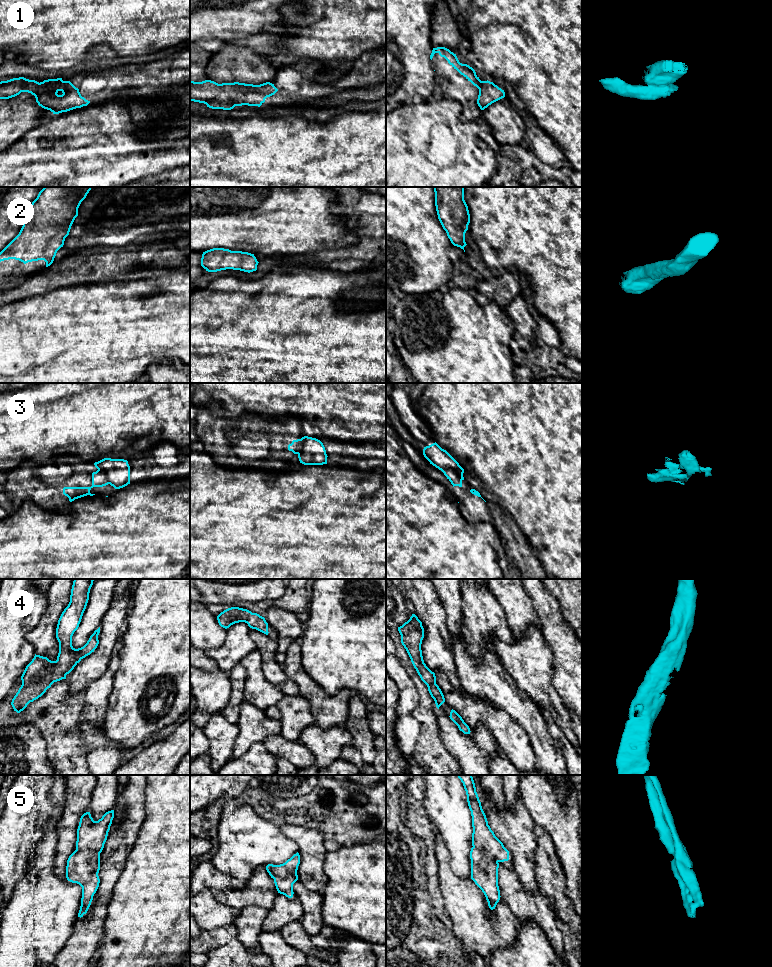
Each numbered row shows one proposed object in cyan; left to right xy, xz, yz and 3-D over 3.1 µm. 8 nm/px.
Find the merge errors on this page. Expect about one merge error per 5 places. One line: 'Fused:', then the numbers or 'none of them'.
Fused: 1, 3

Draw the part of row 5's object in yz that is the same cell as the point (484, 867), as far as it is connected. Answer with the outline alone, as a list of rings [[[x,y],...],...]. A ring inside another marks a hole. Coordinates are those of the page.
[[[457,775],[463,783],[472,816],[471,879],[482,890],[488,906],[495,909],[500,900],[499,863],[509,860],[509,851],[495,836],[476,792],[472,775]]]

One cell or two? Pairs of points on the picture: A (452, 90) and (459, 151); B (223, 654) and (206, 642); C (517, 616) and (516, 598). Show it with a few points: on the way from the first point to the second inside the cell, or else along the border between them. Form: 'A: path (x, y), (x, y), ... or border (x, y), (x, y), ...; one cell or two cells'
A: border (445, 97), (455, 99), (461, 105), (459, 119); two cells
B: border (227, 629), (224, 642), (205, 651); two cells
C: path (517, 612), (516, 602); one cell

